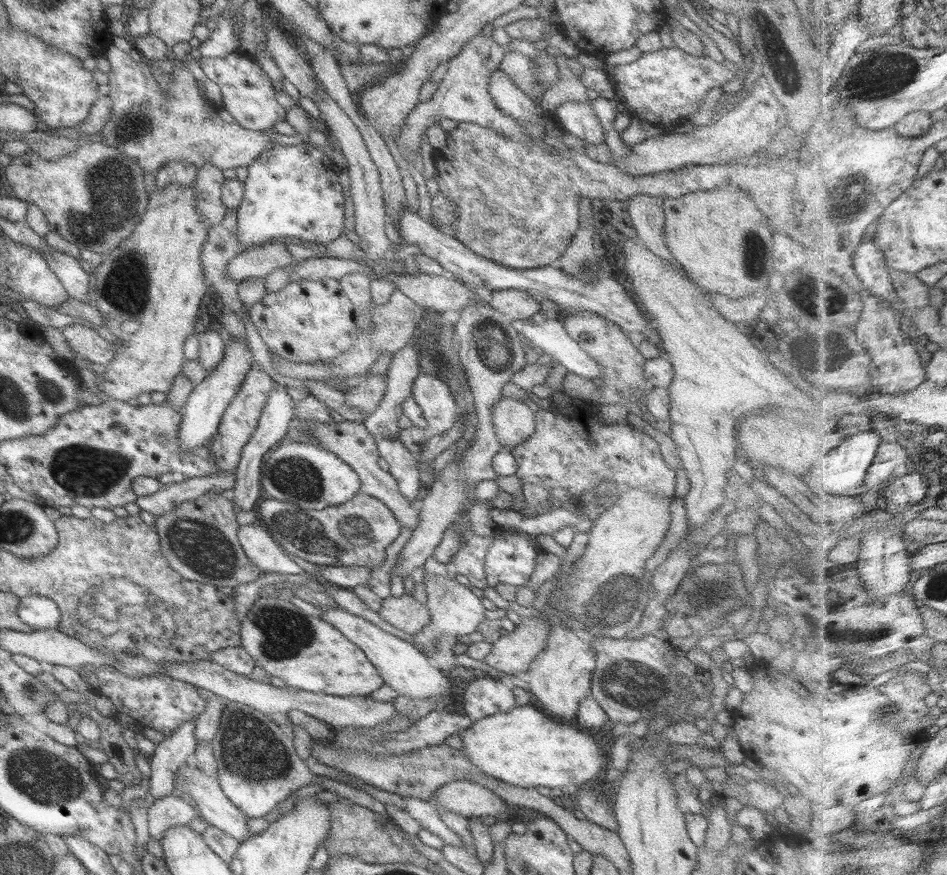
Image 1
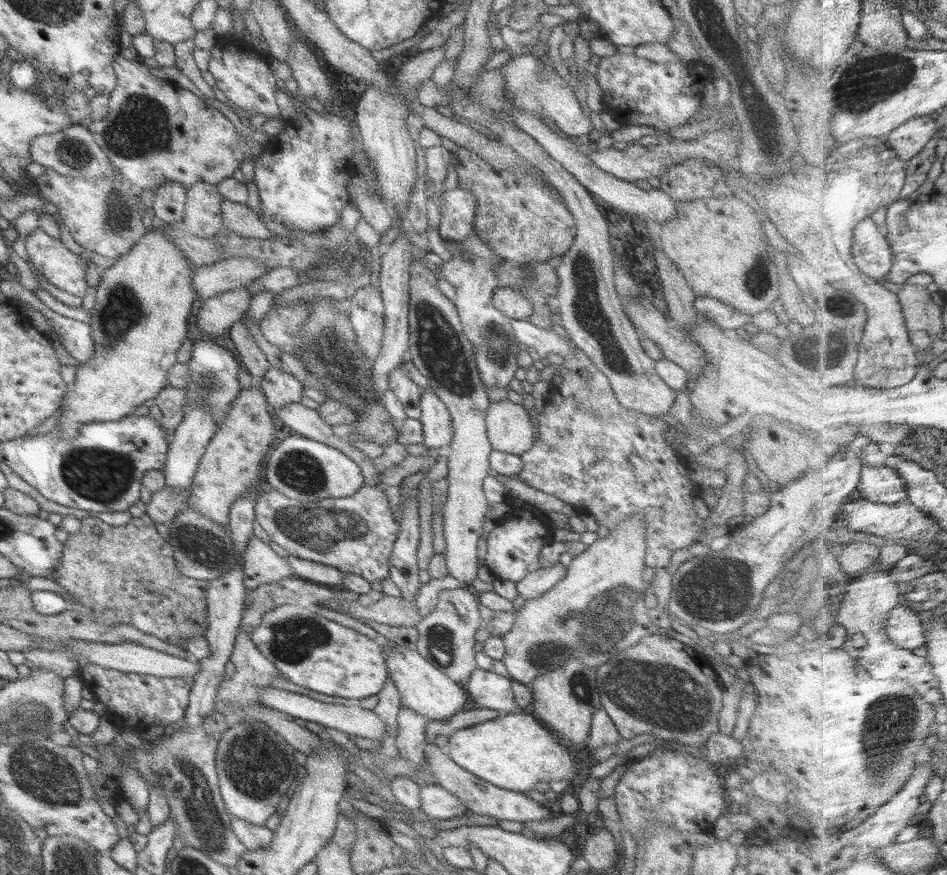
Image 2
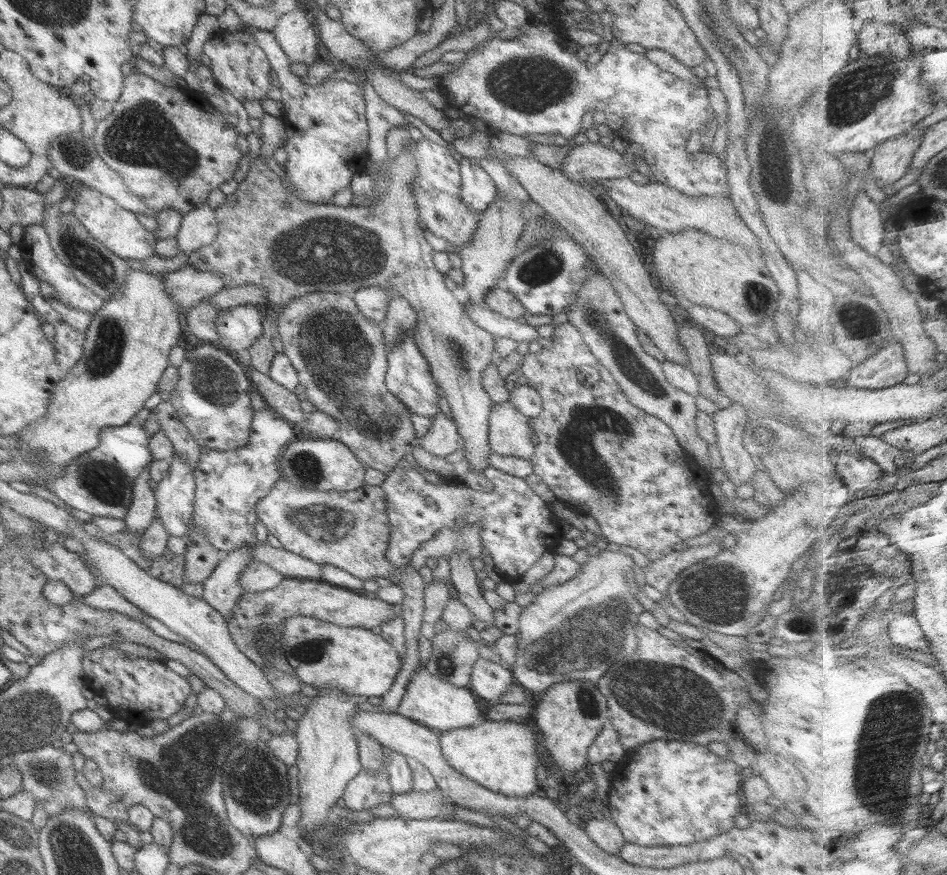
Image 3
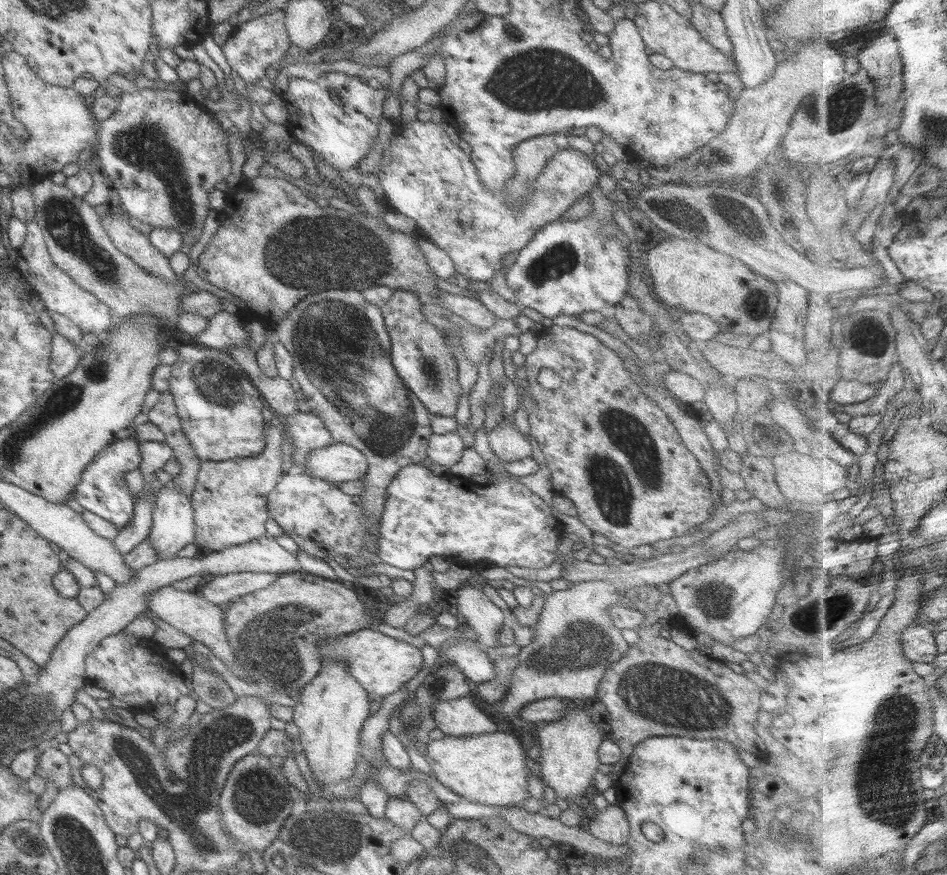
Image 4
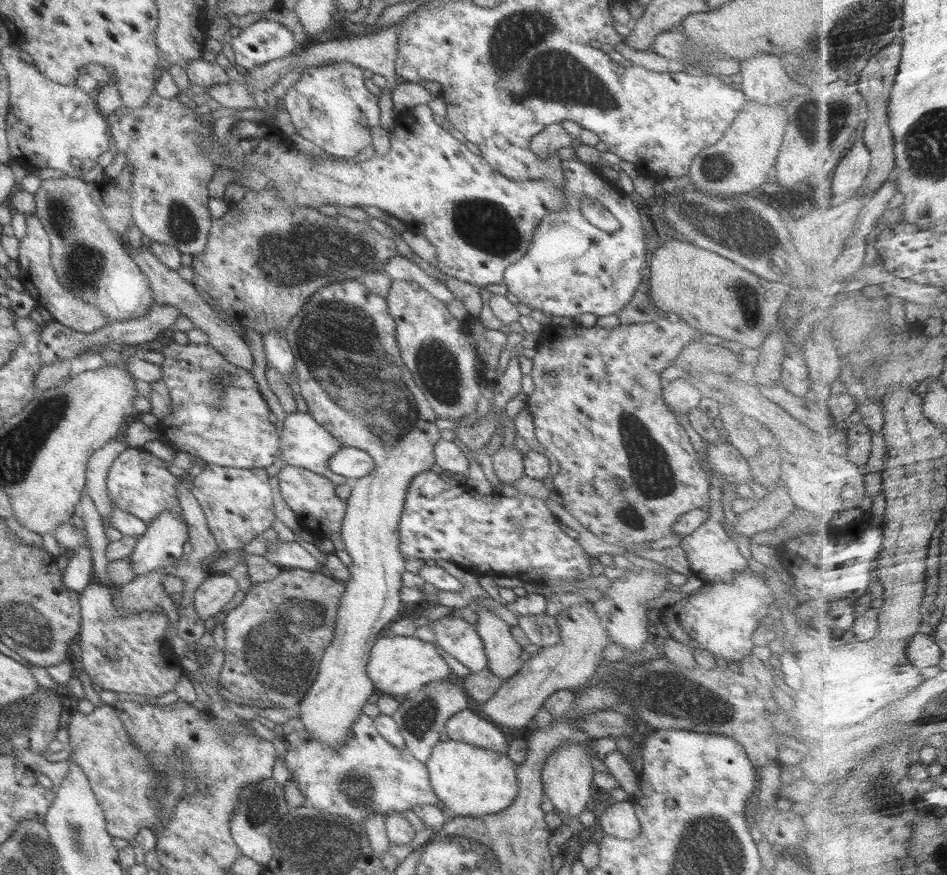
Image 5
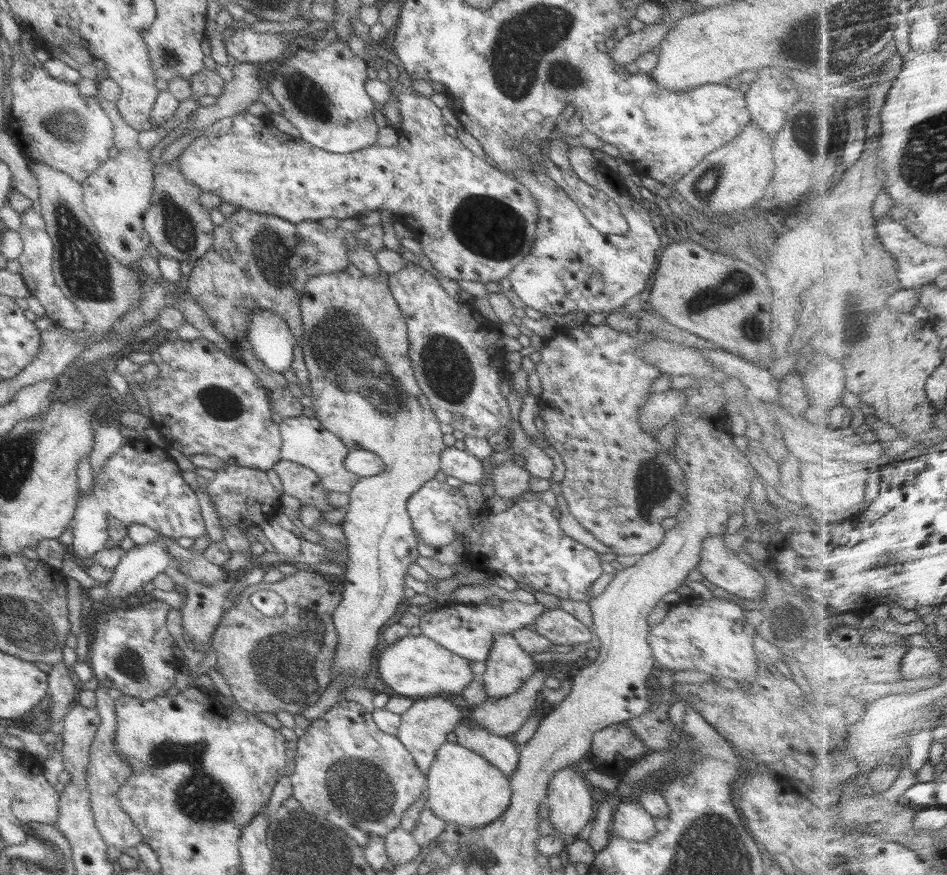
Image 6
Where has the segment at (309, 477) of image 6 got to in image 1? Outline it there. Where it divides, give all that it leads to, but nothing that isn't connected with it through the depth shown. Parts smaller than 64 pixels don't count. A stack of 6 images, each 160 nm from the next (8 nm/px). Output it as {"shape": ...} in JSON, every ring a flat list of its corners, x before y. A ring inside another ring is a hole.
{"shape":[[357,493,339,506,302,511,279,500,263,500,256,509,256,516,272,539,293,556,315,565,346,567,379,567,386,559,385,549,400,532,393,514,379,500]]}

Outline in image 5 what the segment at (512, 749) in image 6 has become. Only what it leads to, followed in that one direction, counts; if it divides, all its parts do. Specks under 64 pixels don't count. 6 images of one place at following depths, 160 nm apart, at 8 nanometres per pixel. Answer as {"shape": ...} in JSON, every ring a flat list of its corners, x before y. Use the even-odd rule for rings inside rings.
{"shape":[[467,707,447,719,443,732,450,740,507,755,508,743,504,734]]}

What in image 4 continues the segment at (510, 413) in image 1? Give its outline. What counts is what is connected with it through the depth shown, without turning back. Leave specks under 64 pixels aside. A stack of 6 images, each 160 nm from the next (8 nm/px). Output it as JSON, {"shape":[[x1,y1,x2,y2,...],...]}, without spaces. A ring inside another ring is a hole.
{"shape":[[500,420,495,428,487,431,487,442,493,457,499,462,513,462,530,457,530,442,519,433,515,425]]}

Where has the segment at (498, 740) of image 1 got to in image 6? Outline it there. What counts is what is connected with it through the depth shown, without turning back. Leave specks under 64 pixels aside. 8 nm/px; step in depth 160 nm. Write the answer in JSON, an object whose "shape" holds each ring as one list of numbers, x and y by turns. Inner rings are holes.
{"shape":[[445,742,424,774,424,802,437,818,463,828,481,828,501,816,510,801,510,784,507,776,491,766,482,756,461,745]]}

